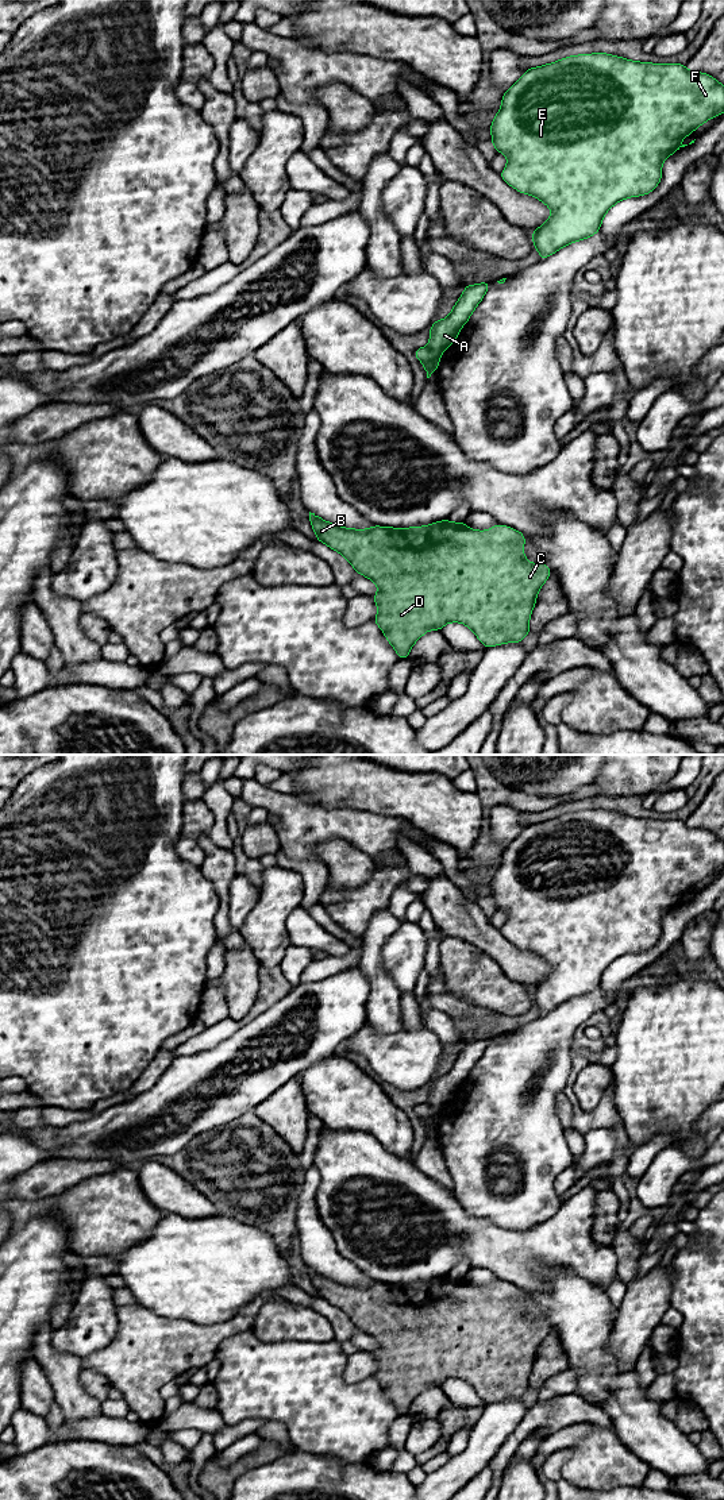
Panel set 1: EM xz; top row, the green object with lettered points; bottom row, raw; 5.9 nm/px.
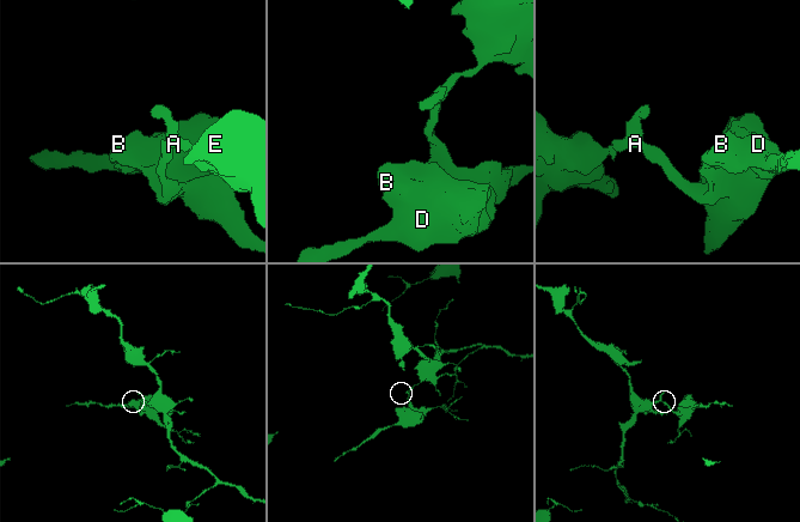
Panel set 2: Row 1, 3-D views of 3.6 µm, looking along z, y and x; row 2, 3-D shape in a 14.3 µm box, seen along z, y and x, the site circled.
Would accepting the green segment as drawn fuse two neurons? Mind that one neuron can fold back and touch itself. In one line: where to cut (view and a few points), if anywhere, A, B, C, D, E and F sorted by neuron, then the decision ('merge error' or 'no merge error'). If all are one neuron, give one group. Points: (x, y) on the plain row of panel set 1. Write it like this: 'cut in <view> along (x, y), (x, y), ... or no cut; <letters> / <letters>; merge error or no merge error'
cut in xz along (428, 1102), (441, 1110); A E F / B C D; merge error

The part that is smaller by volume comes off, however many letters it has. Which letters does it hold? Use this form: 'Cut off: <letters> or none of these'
Cut off: B, C, D

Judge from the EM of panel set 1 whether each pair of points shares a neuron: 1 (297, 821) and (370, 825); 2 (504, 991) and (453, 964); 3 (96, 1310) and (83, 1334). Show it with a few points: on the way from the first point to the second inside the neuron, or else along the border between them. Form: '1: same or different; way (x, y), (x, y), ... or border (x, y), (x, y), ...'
1: same; way (315, 824), (353, 825)
2: same; way (492, 988), (465, 968)
3: same; way (93, 1315), (93, 1323), (88, 1329)

